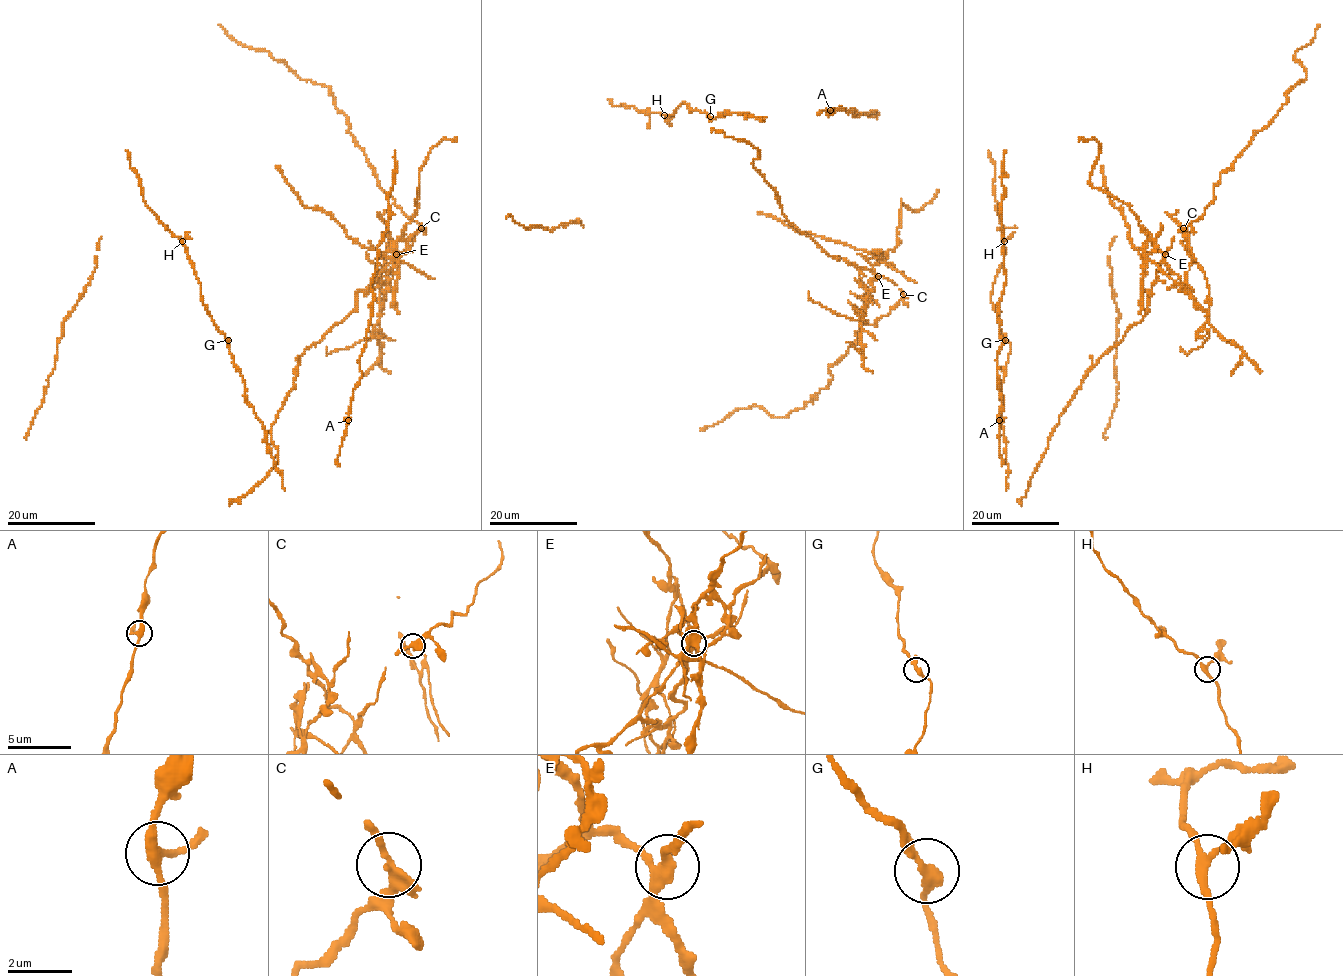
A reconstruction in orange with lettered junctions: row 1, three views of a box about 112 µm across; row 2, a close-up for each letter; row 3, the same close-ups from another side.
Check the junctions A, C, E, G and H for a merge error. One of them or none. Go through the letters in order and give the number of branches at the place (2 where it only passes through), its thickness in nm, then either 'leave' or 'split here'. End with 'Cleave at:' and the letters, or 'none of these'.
A: branches 3; calibre 280 nm; leave
C: branches 3; calibre 320 nm; leave
E: branches 3; calibre 280 nm; split here
G: branches 3; calibre 280 nm; leave
H: branches 3; calibre 240 nm; leave
Cleave at: E

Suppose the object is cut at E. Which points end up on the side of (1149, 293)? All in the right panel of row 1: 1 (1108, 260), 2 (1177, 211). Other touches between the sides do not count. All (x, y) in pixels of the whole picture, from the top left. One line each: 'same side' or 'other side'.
1: same side
2: other side

